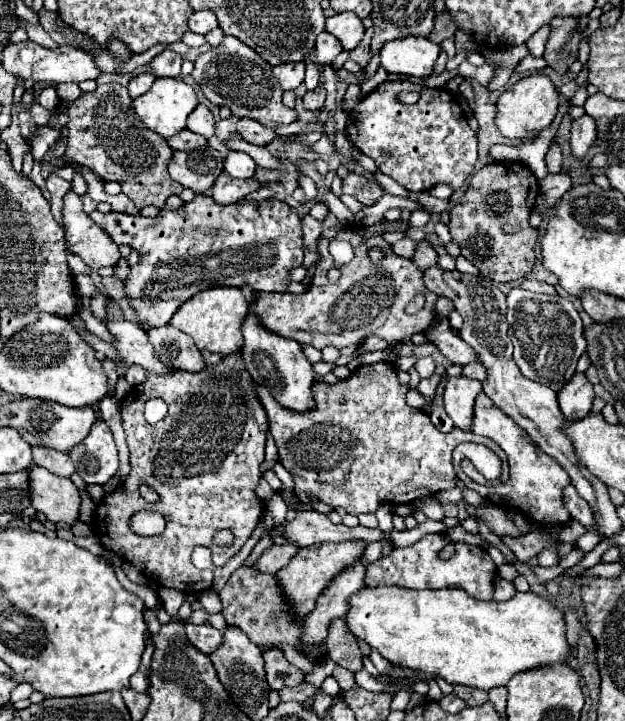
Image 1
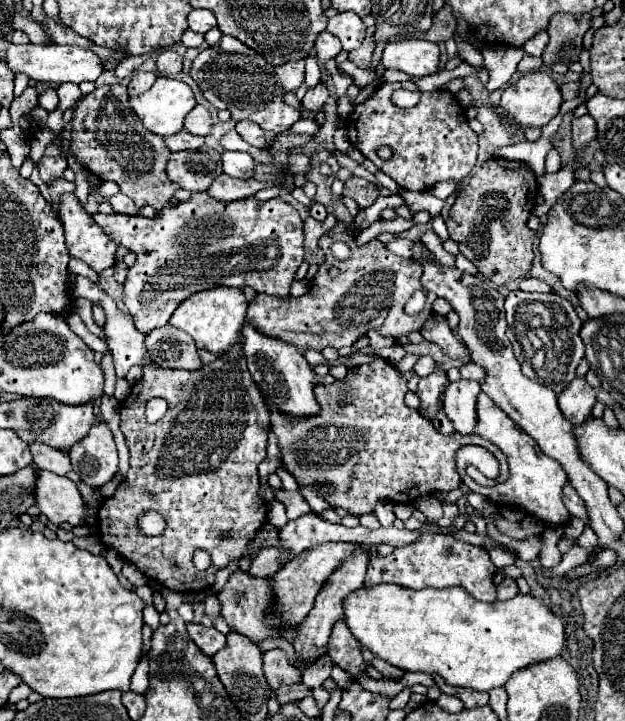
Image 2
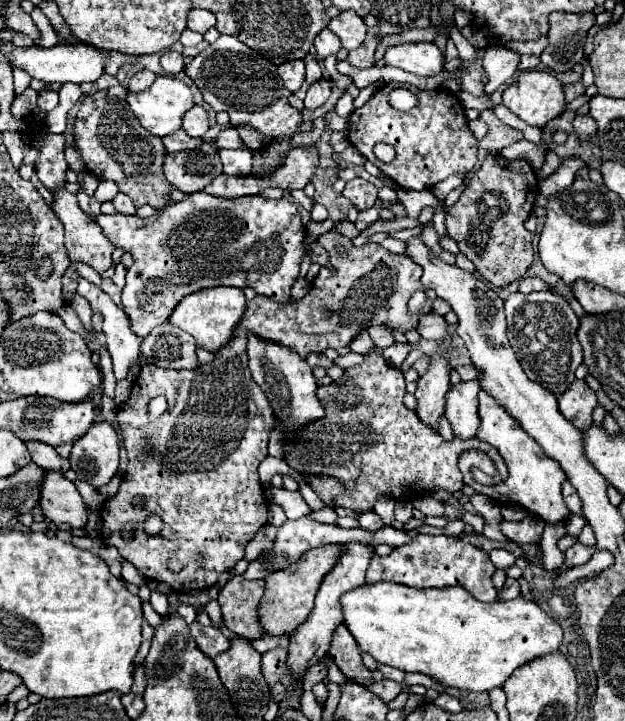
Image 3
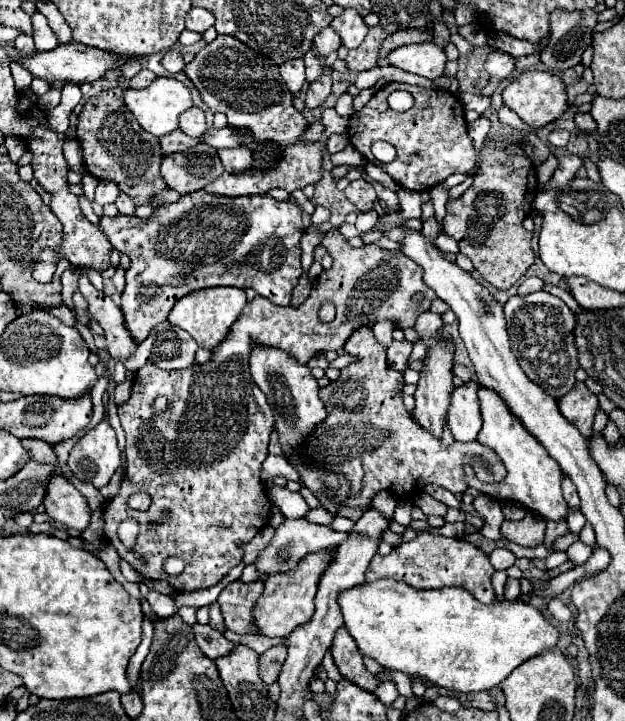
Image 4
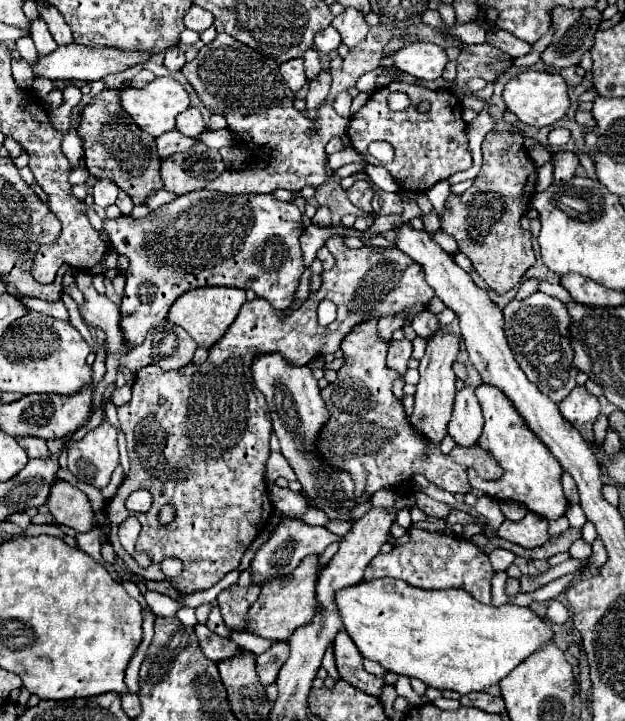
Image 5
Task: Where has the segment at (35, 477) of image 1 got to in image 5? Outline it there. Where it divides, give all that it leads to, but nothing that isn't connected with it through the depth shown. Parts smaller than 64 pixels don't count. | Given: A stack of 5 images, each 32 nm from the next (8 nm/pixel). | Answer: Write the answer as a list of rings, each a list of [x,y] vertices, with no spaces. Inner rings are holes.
[[[56,480],[46,504],[58,524],[70,526],[76,532],[88,532],[96,526],[94,510],[86,494],[64,480]]]

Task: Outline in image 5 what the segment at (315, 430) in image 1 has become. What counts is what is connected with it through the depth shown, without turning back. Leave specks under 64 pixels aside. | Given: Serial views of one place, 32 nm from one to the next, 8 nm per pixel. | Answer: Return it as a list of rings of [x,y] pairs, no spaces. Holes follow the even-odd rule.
[[[378,318],[356,324],[342,340],[344,366],[338,370],[338,380],[322,390],[322,398],[330,410],[330,420],[320,432],[318,452],[334,468],[344,468],[356,482],[358,502],[368,500],[380,488],[402,490],[416,474],[424,474],[432,484],[448,490],[450,494],[468,494],[472,490],[466,470],[472,468],[478,456],[485,458],[485,468],[475,466],[485,480],[497,480],[504,473],[498,463],[476,448],[454,448],[448,456],[438,446],[428,444],[408,422],[402,402],[392,394],[392,384],[400,376],[386,366],[388,342],[378,336]]]

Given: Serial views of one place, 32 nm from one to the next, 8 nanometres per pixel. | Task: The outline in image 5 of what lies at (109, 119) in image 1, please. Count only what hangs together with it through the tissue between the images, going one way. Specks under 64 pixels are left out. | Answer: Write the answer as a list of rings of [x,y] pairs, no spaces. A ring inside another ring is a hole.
[[[104,90],[98,96],[94,96],[80,114],[78,132],[84,140],[86,166],[92,176],[116,182],[116,186],[124,190],[134,204],[144,204],[152,192],[160,190],[160,158],[156,156],[156,142],[146,132],[140,132],[140,128],[132,124],[132,118],[120,108],[118,90]],[[110,94],[114,94],[112,102]]]

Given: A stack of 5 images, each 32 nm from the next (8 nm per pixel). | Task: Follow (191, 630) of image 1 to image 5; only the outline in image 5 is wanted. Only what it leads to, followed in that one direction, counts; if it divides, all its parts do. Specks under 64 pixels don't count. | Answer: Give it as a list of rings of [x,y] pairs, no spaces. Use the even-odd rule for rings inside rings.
[[[198,624],[196,628],[196,634],[198,634],[198,642],[200,642],[200,648],[204,650],[204,654],[214,660],[214,662],[222,662],[222,660],[228,660],[228,658],[234,658],[242,652],[242,648],[234,642],[234,640],[224,640],[220,636],[216,636],[214,632],[210,632],[206,626]]]

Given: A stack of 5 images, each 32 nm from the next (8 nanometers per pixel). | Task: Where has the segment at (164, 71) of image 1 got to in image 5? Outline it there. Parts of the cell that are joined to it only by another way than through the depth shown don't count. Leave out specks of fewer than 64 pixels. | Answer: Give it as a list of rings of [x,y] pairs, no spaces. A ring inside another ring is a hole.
[[[178,46],[170,48],[170,52],[166,52],[164,66],[166,66],[170,72],[178,72],[178,70],[184,66],[184,62],[186,62],[186,58],[184,58],[184,52],[182,52]]]

